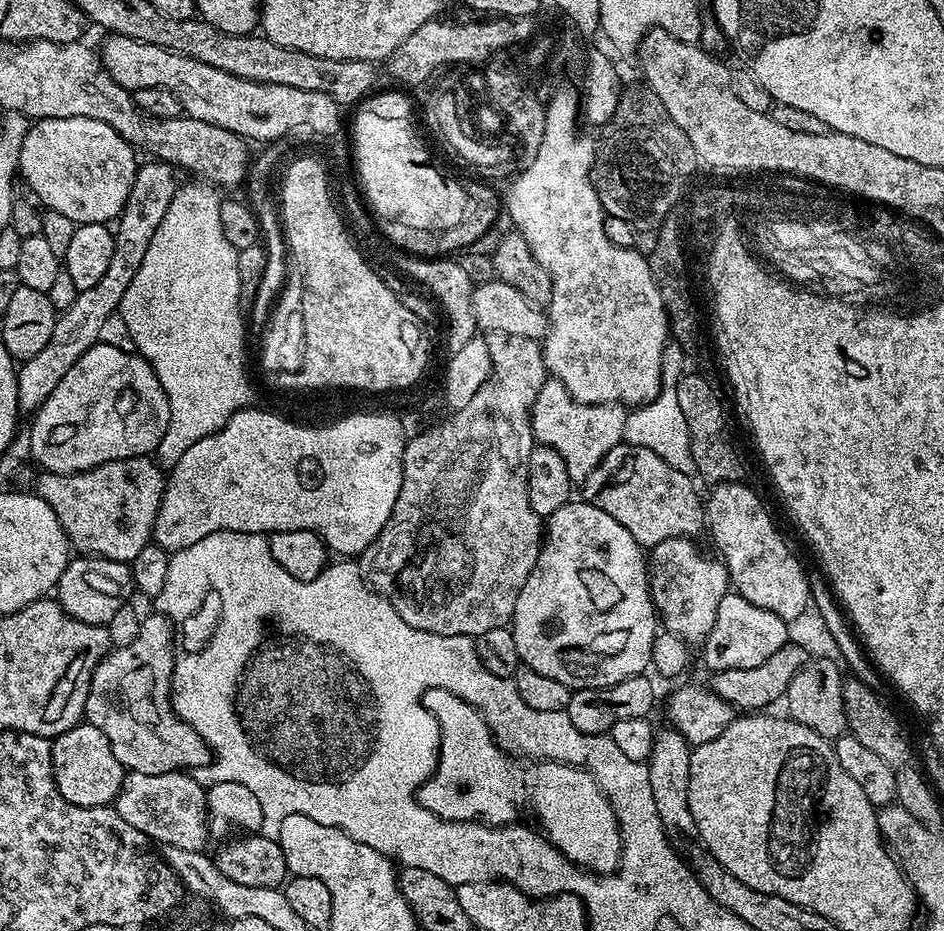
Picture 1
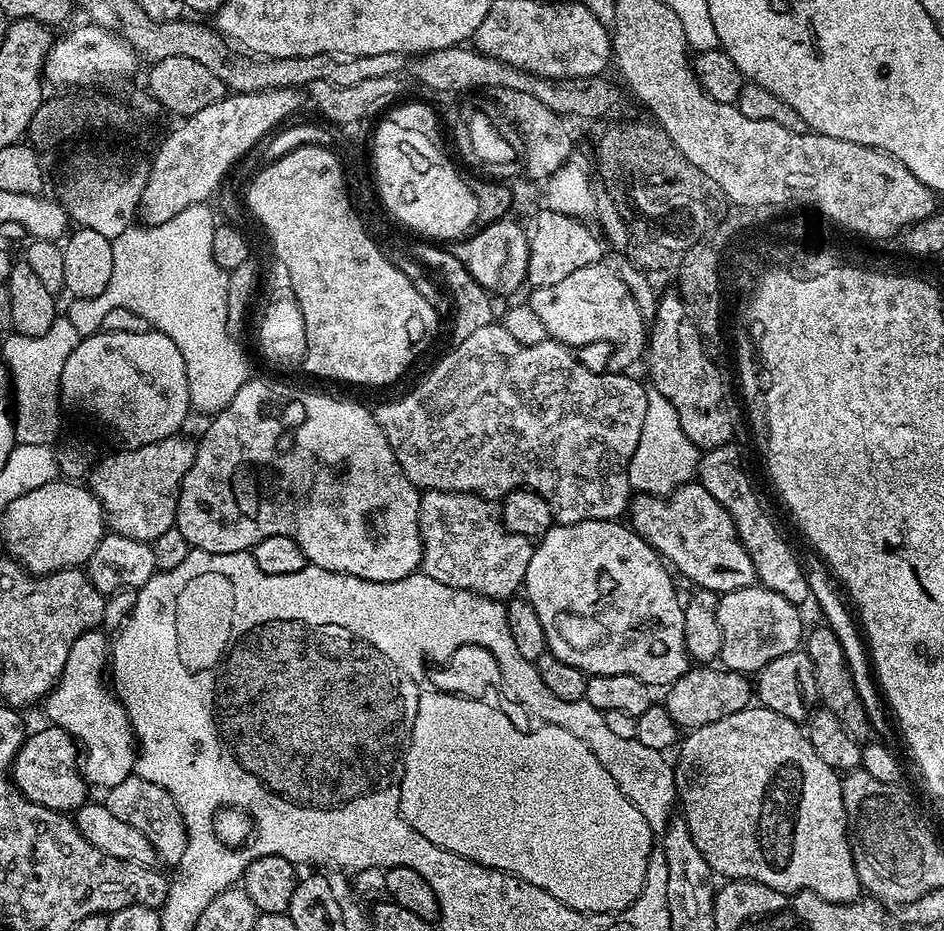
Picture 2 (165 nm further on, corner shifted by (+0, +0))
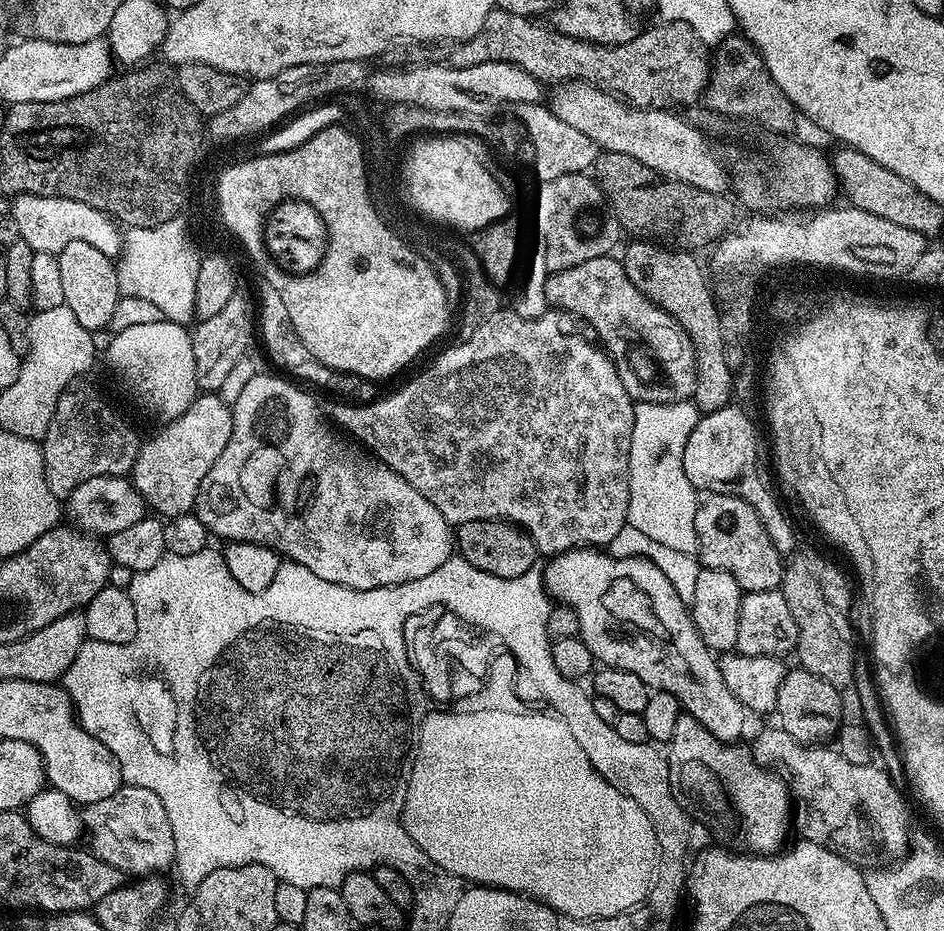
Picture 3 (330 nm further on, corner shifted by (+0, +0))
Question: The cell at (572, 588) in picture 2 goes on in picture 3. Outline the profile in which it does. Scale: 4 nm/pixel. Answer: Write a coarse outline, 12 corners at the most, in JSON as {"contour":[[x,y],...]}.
{"contour":[[571,548],[544,583],[593,661],[731,745],[746,710],[642,556]]}

